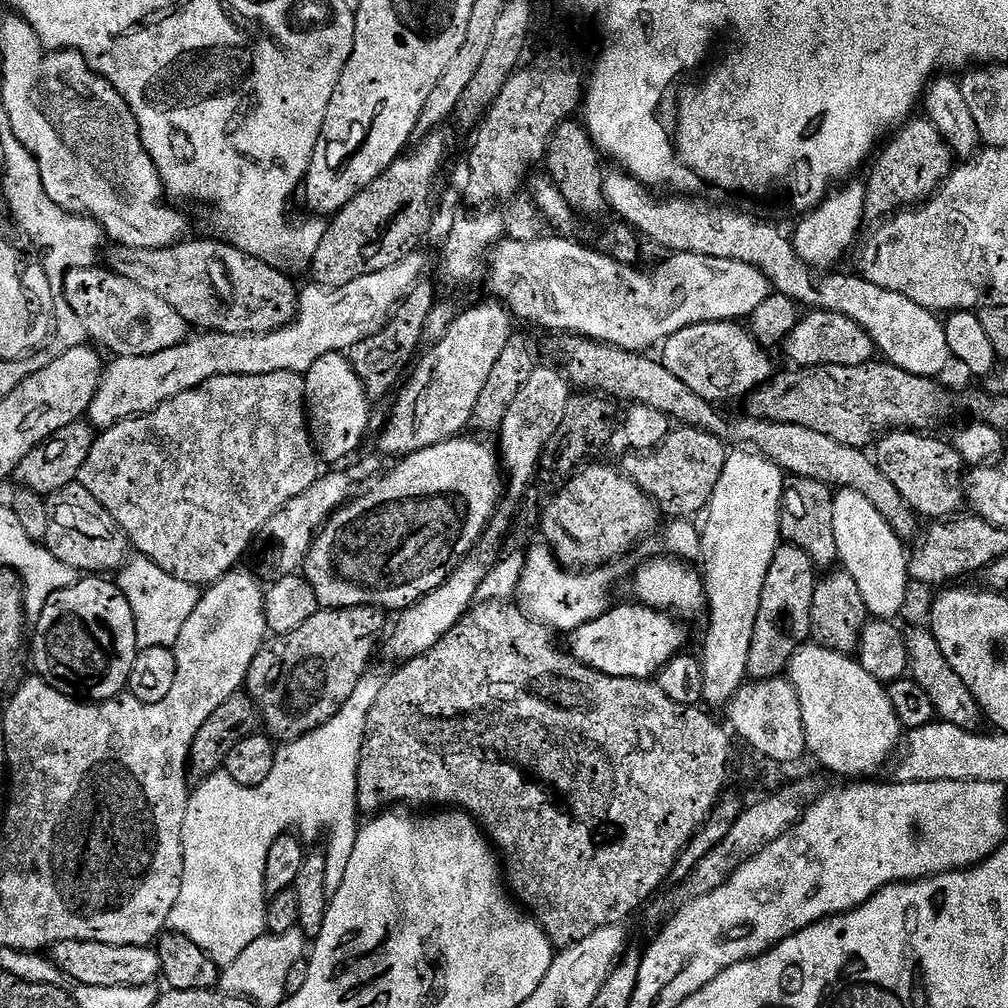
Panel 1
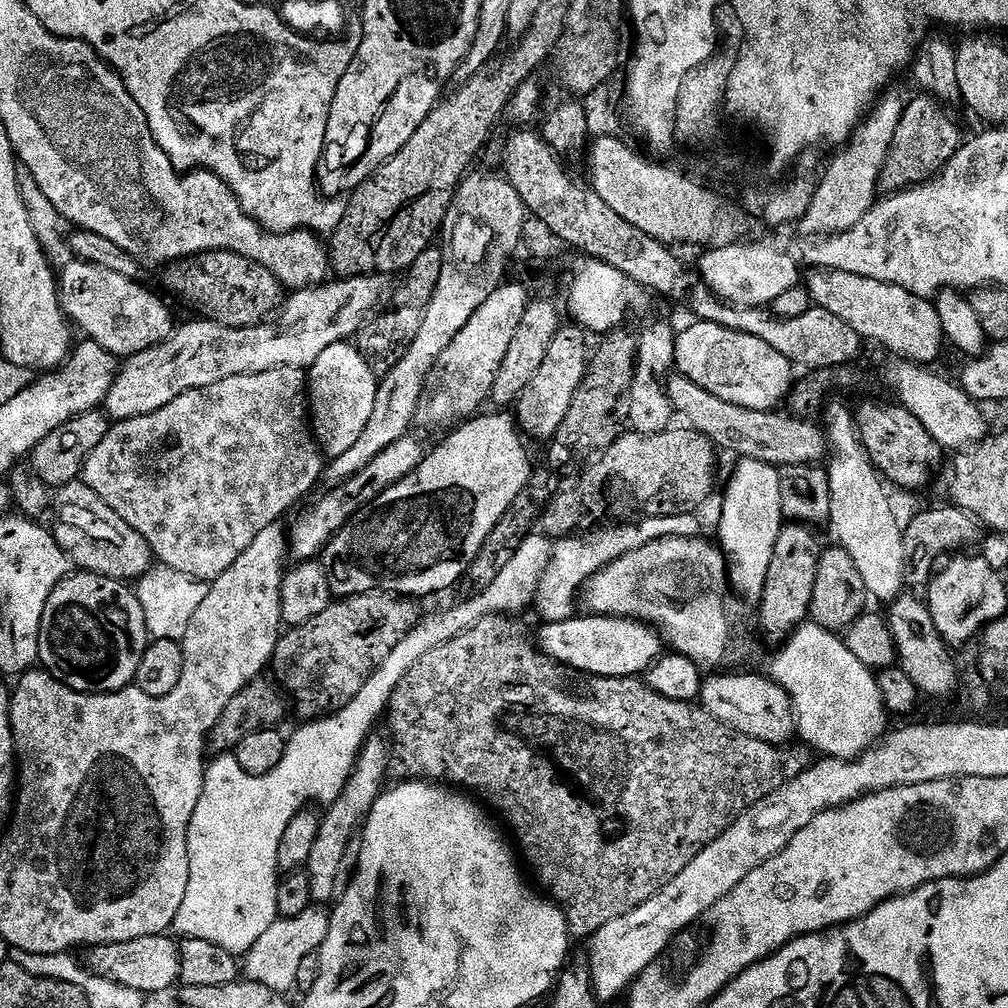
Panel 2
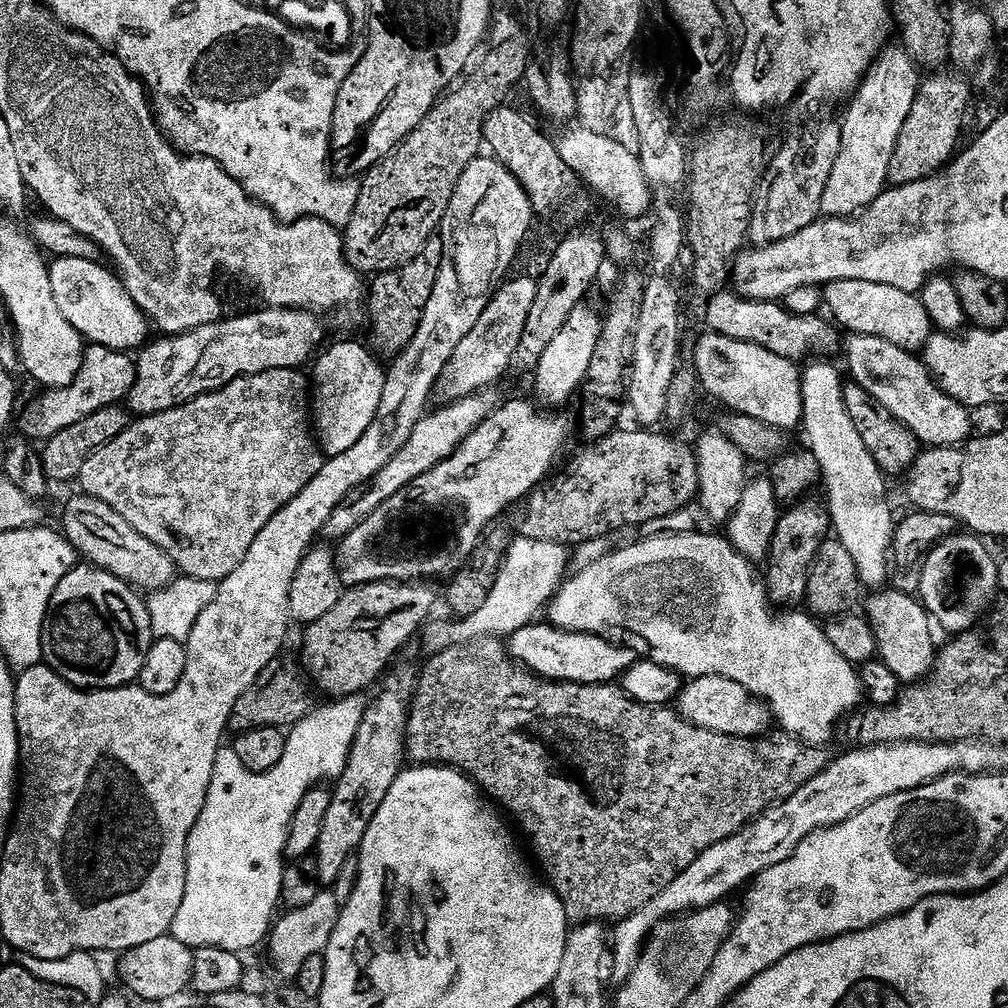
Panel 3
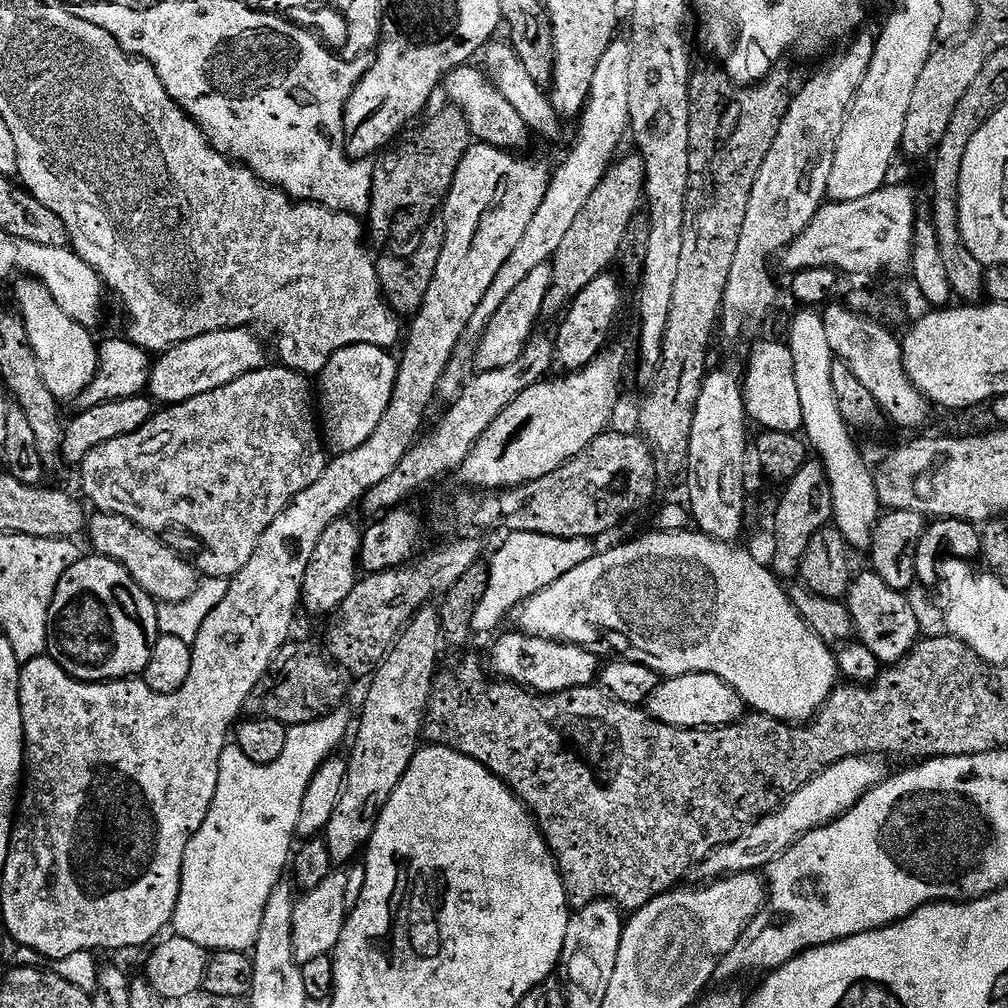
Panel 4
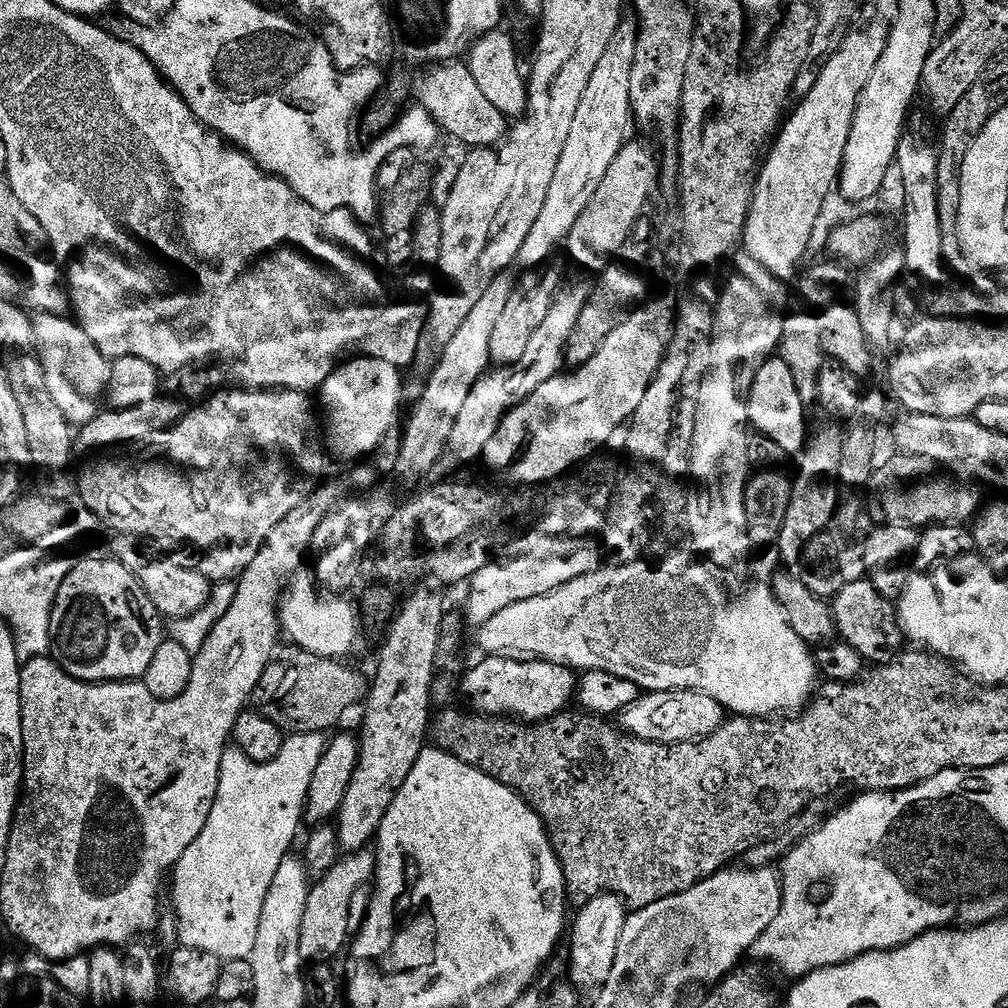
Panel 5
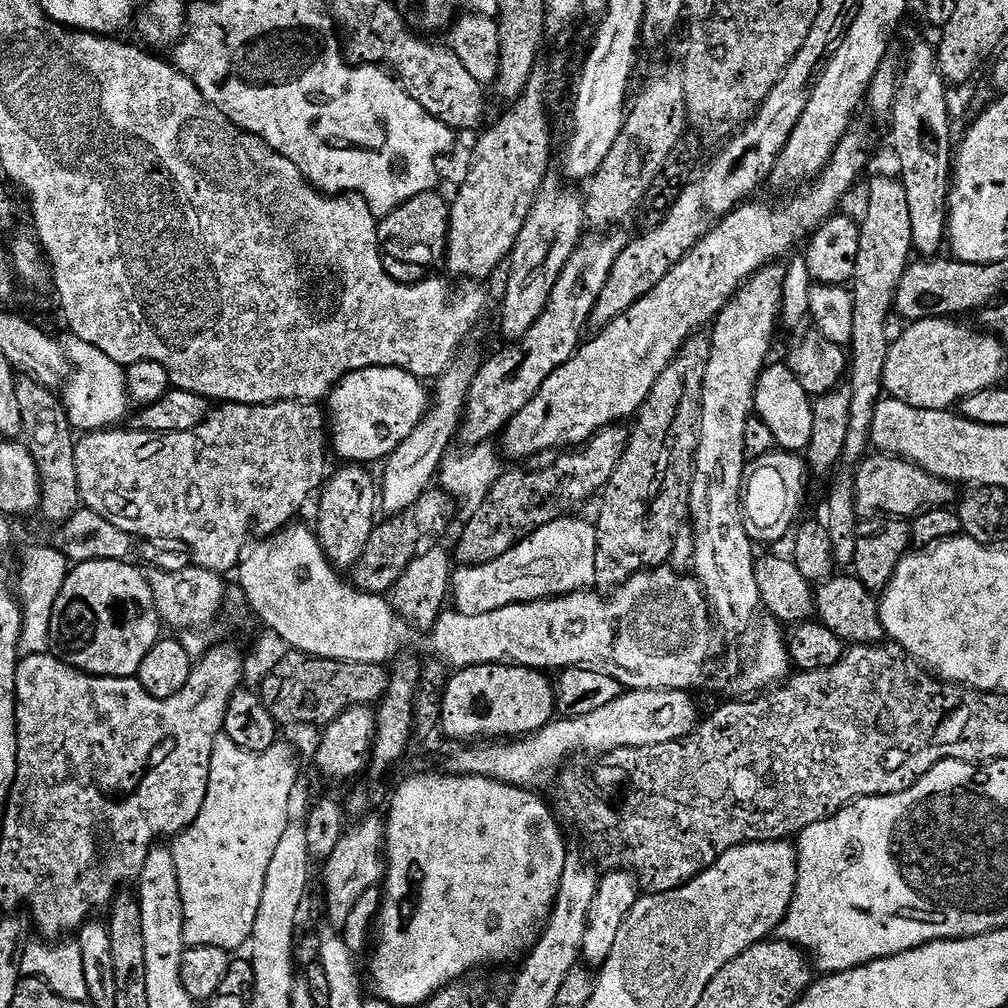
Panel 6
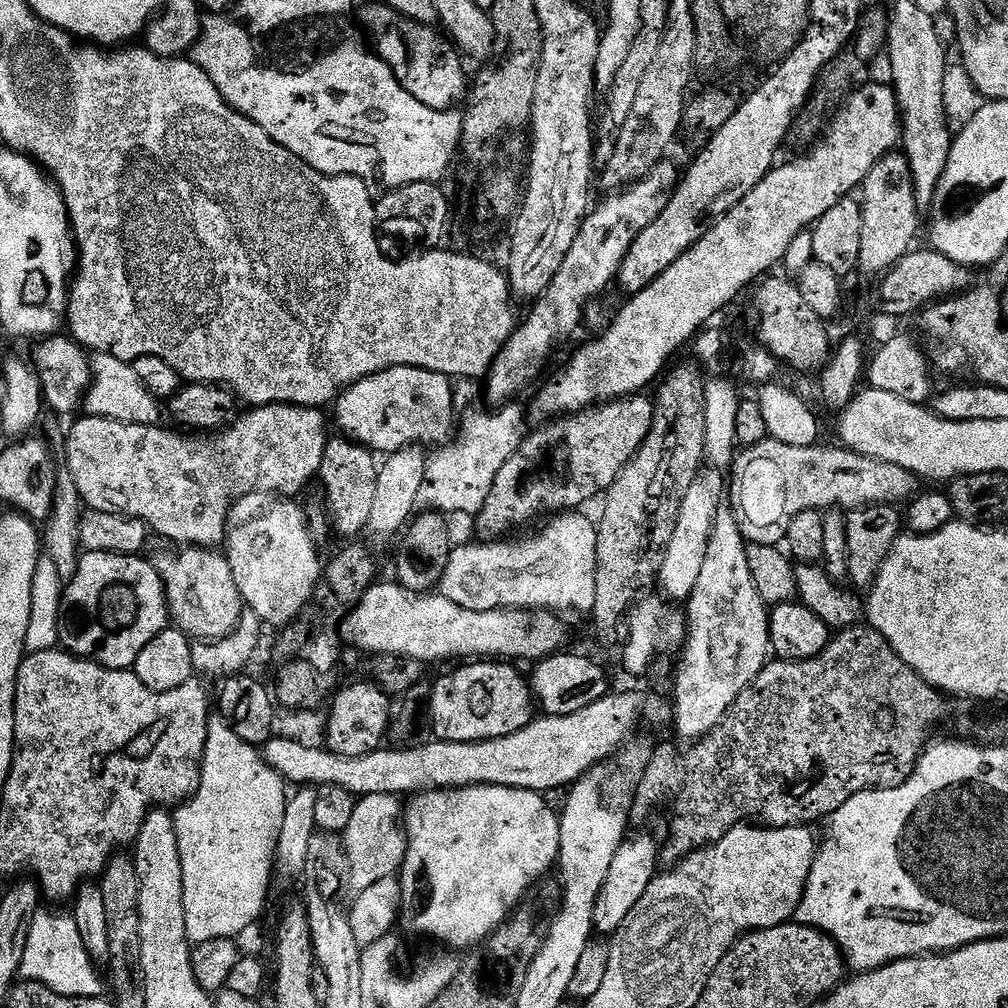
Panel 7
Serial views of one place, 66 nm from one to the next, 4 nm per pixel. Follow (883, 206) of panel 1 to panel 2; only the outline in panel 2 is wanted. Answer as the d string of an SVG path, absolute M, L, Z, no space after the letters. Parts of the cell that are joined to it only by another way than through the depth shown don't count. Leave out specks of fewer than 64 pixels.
M927 94L917 95L917 100L908 100L898 130L894 130L894 142L890 154L880 171L879 191L884 194L904 192L916 188L940 174L954 158L962 143L960 128L948 117L949 109Z

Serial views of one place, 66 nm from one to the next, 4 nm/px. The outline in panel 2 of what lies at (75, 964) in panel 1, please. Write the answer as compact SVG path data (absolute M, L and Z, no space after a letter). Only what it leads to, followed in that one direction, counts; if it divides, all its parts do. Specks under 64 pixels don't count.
M171 935L134 938L118 944L97 944L89 947L87 952L86 964L91 972L118 986L143 994L164 994L167 988L175 989L180 984L180 945Z

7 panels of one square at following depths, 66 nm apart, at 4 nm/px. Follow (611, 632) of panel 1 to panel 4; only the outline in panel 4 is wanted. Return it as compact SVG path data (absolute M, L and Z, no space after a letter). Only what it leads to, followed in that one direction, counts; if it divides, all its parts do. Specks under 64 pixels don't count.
M519 630L511 631L498 637L492 648L491 671L496 671L495 675L501 681L519 684L537 694L551 694L568 692L572 688L584 690L591 680L597 679L596 656L587 647L547 640L545 636L528 636Z

